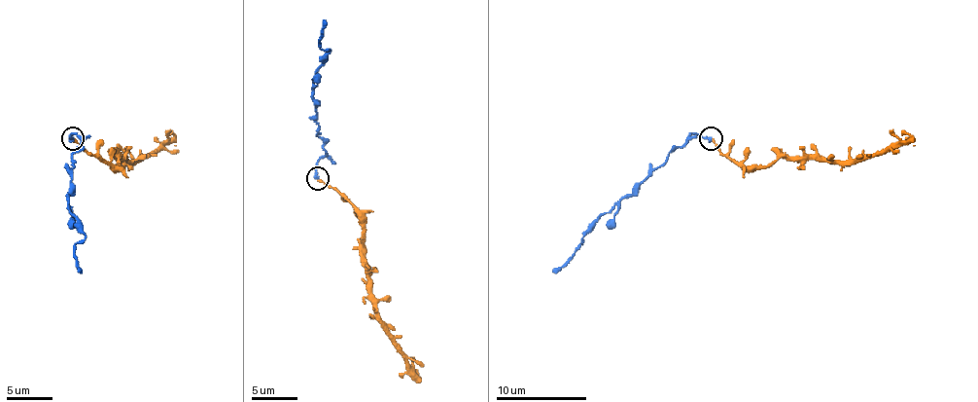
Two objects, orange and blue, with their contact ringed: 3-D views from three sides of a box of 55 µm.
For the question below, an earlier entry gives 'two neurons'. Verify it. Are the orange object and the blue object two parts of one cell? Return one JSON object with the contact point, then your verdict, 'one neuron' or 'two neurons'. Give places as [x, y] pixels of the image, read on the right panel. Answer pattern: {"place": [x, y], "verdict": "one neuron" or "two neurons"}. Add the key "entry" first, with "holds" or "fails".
{"entry": "fails", "place": [711, 138], "verdict": "one neuron"}

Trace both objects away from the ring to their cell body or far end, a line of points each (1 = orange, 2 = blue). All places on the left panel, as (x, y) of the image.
1: (72, 138), (92, 154), (115, 165), (120, 156), (130, 161), (154, 154), (176, 138)
2: (72, 138), (74, 133), (81, 140), (72, 159), (69, 213), (86, 236), (74, 252), (79, 273)

